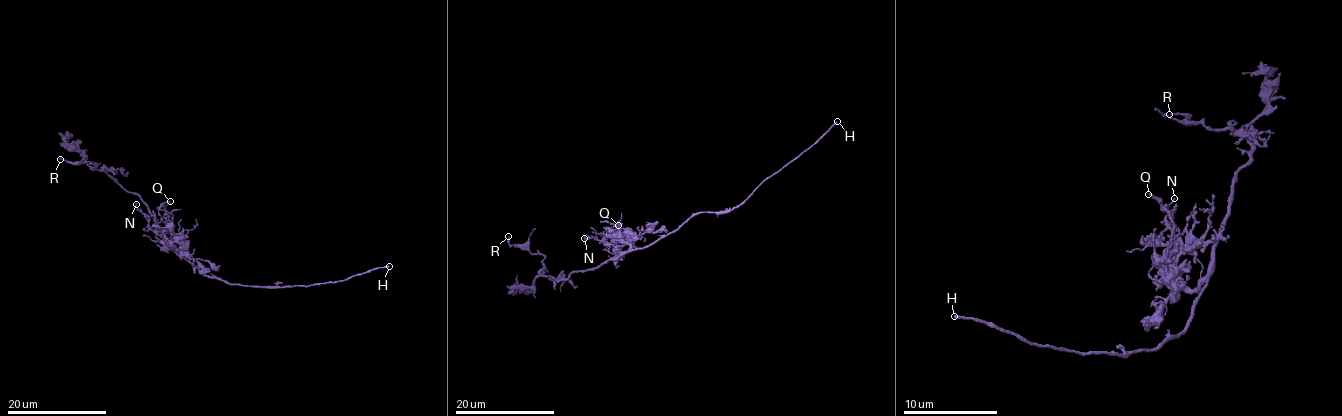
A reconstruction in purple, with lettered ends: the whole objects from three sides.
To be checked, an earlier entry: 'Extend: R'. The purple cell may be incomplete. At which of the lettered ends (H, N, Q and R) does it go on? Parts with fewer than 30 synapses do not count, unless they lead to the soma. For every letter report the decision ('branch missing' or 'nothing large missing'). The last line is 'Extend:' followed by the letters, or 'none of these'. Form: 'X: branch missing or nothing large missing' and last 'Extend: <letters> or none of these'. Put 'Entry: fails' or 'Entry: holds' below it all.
H: branch missing
N: nothing large missing
Q: nothing large missing
R: nothing large missing
Extend: H
Entry: fails

